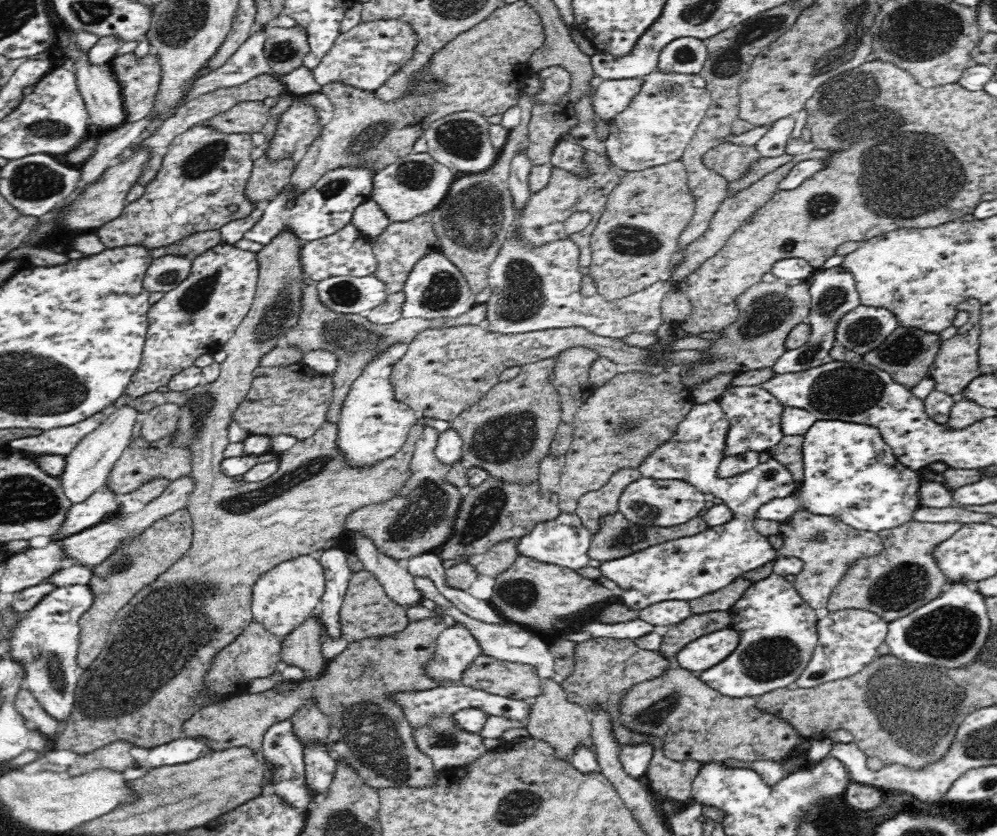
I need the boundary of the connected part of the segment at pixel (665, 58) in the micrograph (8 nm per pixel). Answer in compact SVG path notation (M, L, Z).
M698 37L672 40L659 54L657 70L698 74L707 60L707 46Z

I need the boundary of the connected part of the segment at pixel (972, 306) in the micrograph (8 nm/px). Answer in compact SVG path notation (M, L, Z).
M976 299L966 300L966 302L958 304L956 310L966 310L970 317L966 324L957 330L957 334L952 339L944 340L941 344L936 359L930 366L928 372L926 372L925 378L931 378L931 380L935 381L935 391L958 398L958 395L964 391L964 388L966 388L974 378L980 376L978 356L980 342L978 338L981 334L981 302Z

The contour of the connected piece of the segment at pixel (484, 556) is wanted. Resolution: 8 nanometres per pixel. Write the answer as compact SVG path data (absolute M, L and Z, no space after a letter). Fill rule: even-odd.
M509 538L497 542L489 551L470 556L474 569L478 574L486 574L495 578L497 574L508 570L518 556L518 539Z

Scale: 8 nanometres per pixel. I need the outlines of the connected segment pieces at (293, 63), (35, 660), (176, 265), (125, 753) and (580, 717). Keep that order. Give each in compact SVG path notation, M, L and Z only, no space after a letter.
M267 26L264 34L264 56L267 57L267 63L275 74L284 76L303 65L303 58L309 53L310 47L302 26Z
M88 585L56 587L40 600L12 628L7 639L11 644L10 659L26 669L23 684L52 718L65 721L75 708L75 690L83 670L76 659L79 649L80 616L92 604L93 593Z
M167 254L150 262L143 278L143 287L148 292L168 292L178 288L188 278L192 268L192 258Z
M119 740L92 752L82 753L78 755L78 760L70 766L68 774L70 776L81 775L97 768L123 772L126 768L136 766L136 761L130 754L130 750L135 747L134 743L130 743L130 741Z
M557 678L541 679L542 694L536 697L532 712L526 718L524 726L531 737L546 741L554 748L554 755L558 759L566 759L576 751L579 744L590 743L591 719L588 710L582 705L570 702L566 691Z

